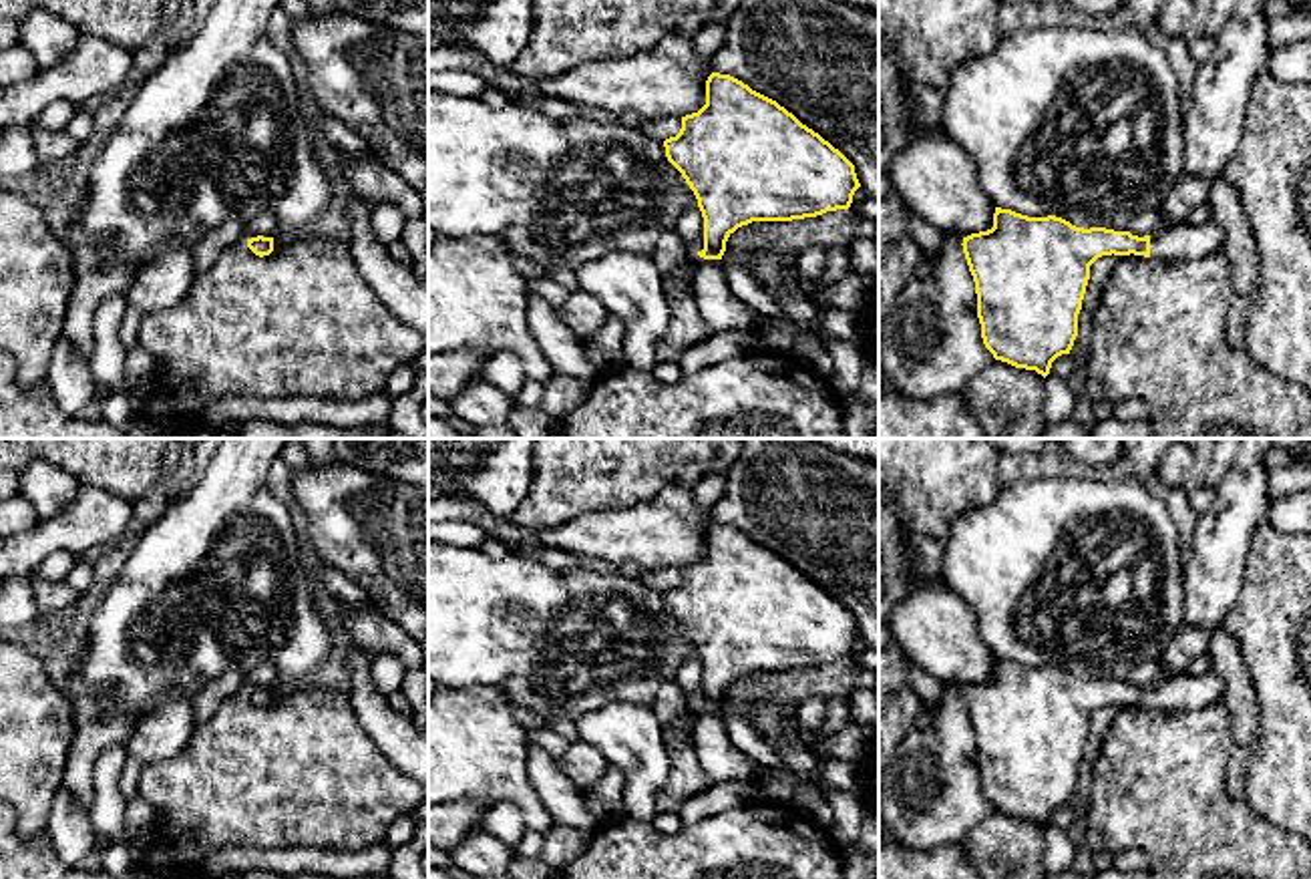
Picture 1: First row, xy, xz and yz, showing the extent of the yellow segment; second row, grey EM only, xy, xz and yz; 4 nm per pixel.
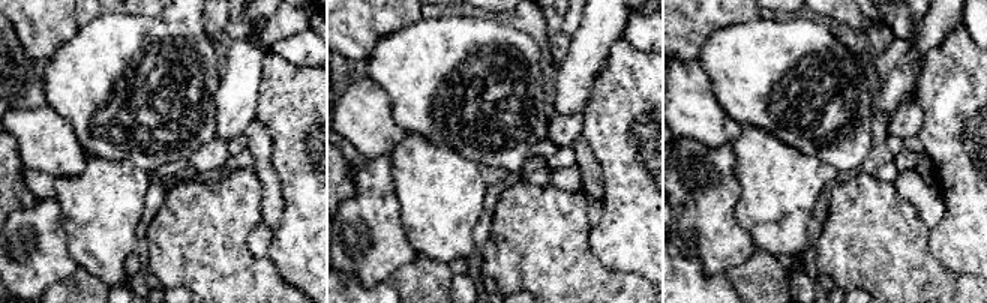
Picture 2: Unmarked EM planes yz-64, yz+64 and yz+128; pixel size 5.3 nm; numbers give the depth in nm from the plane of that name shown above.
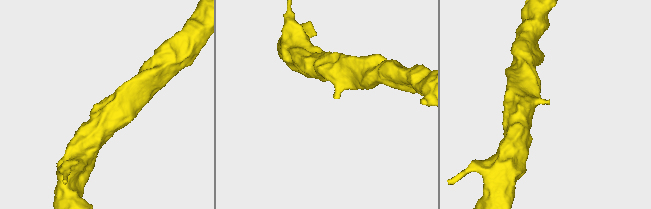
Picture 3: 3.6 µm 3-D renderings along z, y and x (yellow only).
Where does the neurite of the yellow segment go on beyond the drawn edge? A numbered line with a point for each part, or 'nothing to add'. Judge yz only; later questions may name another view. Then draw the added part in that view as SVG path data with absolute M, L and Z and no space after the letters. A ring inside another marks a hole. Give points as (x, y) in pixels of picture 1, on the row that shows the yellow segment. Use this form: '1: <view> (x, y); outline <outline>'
1: yz (1185, 242); outline M1210 217L1198 225L1176 225L1150 233L1150 257L1158 259L1200 259L1223 247L1225 229Z

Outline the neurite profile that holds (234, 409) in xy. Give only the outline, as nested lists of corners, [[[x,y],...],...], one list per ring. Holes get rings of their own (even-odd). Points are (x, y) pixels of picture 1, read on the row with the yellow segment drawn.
[[[374,394],[358,400],[334,400],[320,396],[227,396],[213,402],[197,418],[193,418],[193,426],[217,430],[223,424],[241,420],[269,420],[282,424],[314,420],[340,428],[366,426],[370,422],[386,424],[392,400],[394,398],[386,394]]]

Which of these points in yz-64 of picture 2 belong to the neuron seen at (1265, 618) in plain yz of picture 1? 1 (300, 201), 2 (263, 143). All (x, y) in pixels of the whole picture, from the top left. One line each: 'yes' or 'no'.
1: yes
2: no

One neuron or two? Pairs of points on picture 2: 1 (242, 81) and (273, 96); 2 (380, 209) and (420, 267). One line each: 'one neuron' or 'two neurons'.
1: two neurons
2: two neurons

